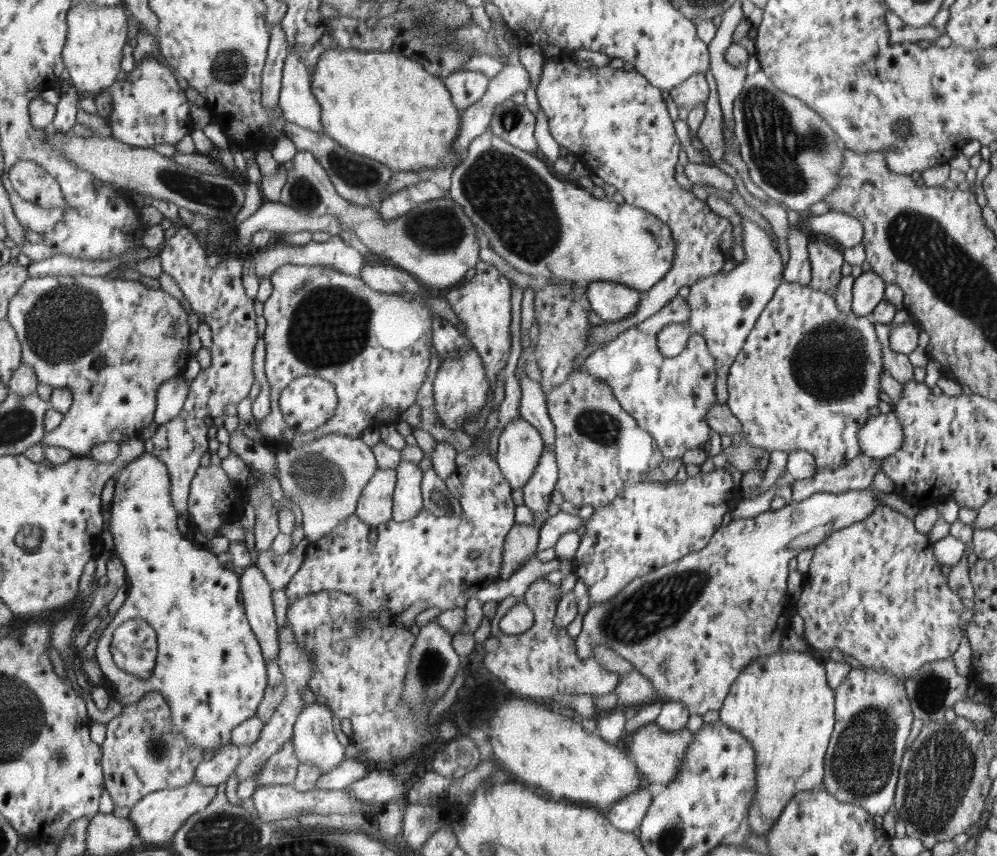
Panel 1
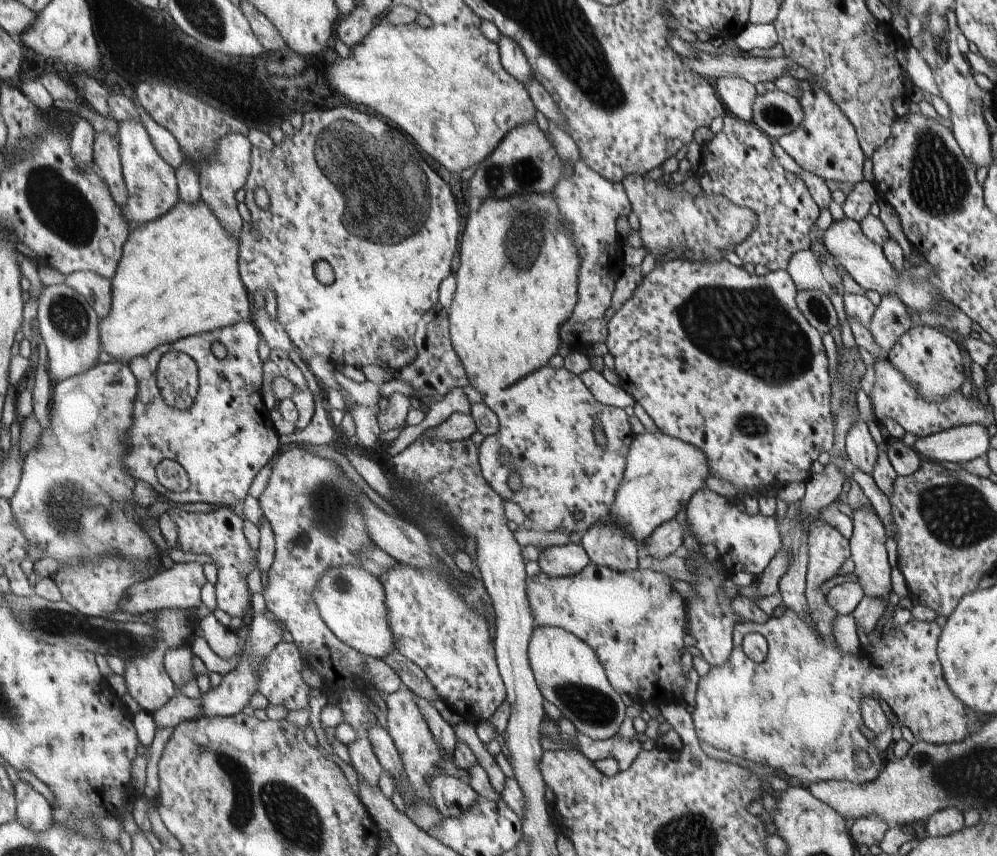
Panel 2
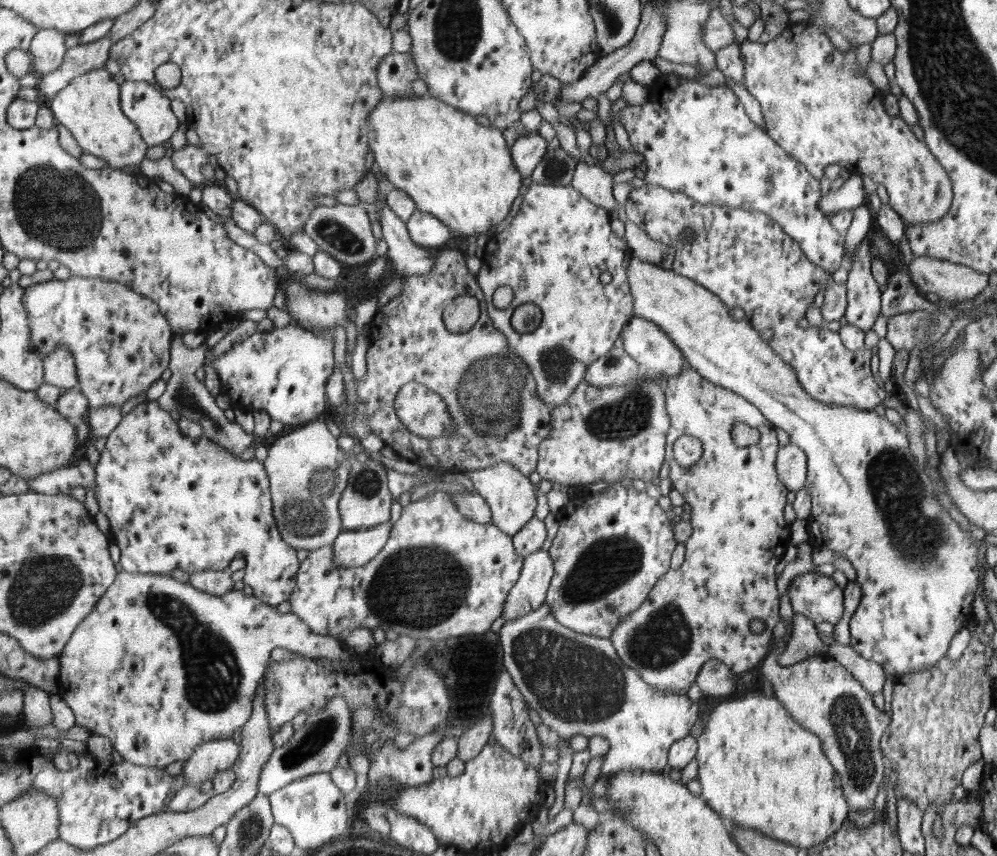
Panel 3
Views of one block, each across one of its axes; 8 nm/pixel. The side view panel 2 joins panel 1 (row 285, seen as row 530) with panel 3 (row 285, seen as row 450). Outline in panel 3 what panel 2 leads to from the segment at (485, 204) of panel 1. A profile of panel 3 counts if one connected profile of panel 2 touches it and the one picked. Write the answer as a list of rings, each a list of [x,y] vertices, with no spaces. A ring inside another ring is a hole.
[[[640,258],[632,260],[628,279],[631,283],[631,293],[634,296],[634,316],[659,325],[683,352],[687,366],[695,369],[699,376],[706,377],[714,384],[720,385],[722,388],[731,389],[732,392],[739,393],[740,396],[747,397],[773,425],[785,430],[791,436],[791,442],[798,445],[806,453],[807,479],[804,488],[811,496],[811,515],[808,517],[809,542],[814,549],[826,548],[834,550],[850,560],[852,566],[857,570],[856,581],[860,583],[863,590],[862,600],[849,622],[849,645],[854,649],[854,652],[857,652],[866,660],[880,664],[887,676],[930,668],[941,658],[947,656],[947,650],[953,636],[974,618],[972,602],[974,602],[974,596],[976,596],[976,590],[978,590],[978,574],[980,574],[977,563],[978,545],[976,545],[971,535],[950,517],[950,512],[944,509],[944,506],[938,501],[937,485],[928,476],[923,464],[912,454],[909,447],[910,441],[905,429],[892,424],[884,415],[881,416],[876,411],[848,408],[837,404],[824,404],[819,400],[813,399],[801,387],[792,366],[783,357],[780,357],[779,353],[775,352],[775,349],[768,343],[767,337],[761,335],[765,330],[756,330],[752,326],[752,322],[750,322],[752,318],[748,318],[746,312],[744,312],[744,318],[741,321],[735,320],[730,316],[729,309],[720,301],[720,298],[715,293],[704,288],[704,285],[698,284],[690,278],[679,276],[678,273],[674,273],[671,270],[664,270],[664,268],[656,266],[656,264],[642,262]]]

